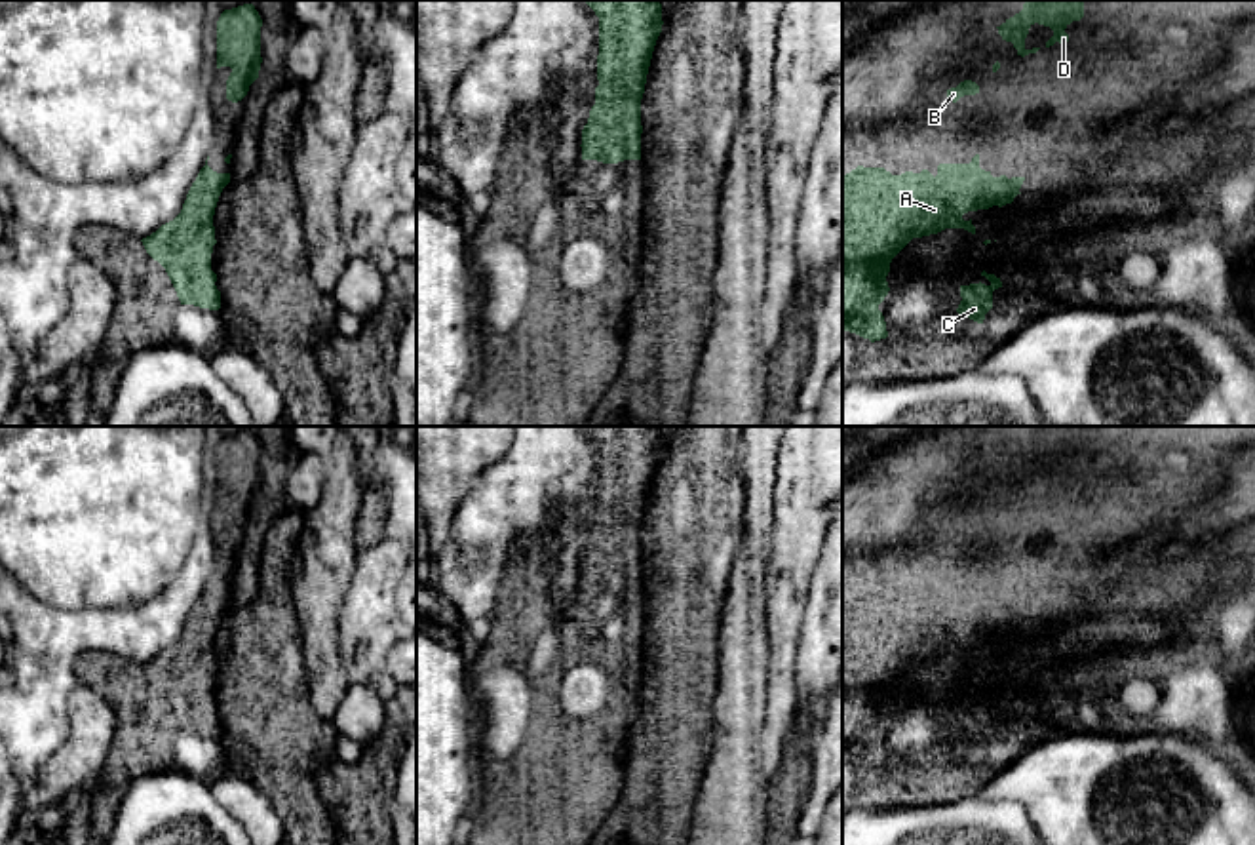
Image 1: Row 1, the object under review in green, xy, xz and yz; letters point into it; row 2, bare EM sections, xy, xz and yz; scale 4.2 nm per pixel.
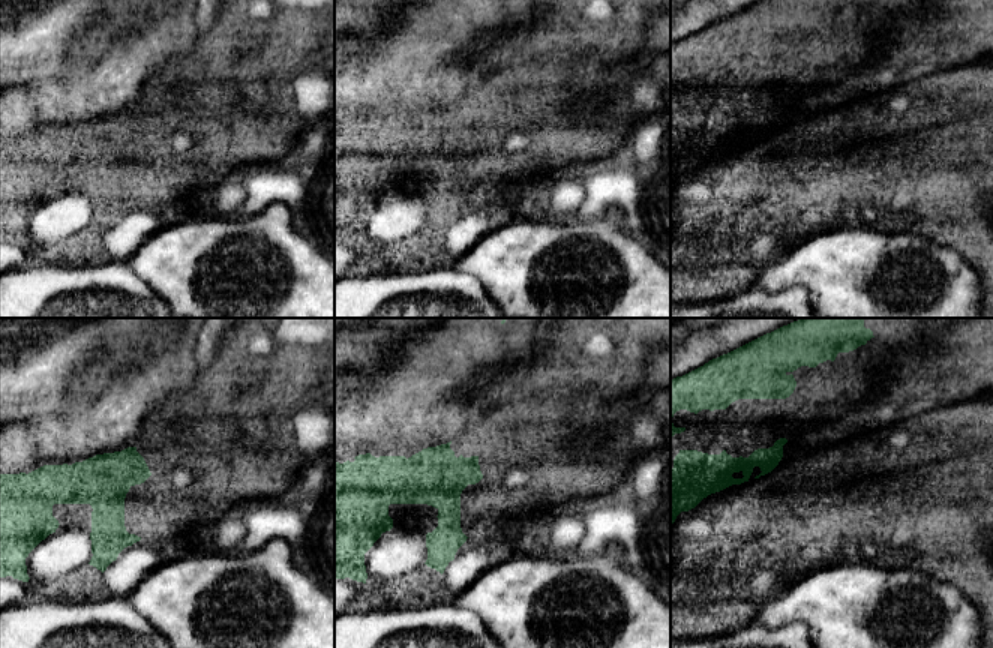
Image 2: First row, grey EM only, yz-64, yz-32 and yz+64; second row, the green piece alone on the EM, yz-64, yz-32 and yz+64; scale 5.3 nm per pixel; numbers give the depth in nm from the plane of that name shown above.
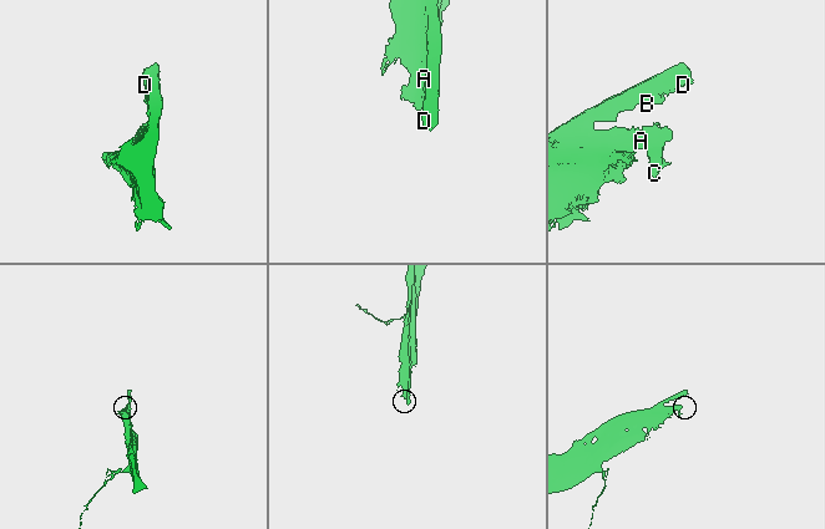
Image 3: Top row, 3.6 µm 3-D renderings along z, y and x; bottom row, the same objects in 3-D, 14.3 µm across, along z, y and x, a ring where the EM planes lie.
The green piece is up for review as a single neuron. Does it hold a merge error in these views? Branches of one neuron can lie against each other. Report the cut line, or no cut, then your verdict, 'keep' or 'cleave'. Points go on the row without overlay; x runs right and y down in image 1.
cut none; keep

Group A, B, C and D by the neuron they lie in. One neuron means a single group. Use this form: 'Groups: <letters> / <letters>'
Groups: A B C D

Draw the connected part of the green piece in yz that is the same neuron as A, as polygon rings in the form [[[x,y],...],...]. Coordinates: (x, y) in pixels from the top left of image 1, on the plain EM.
[[[979,580],[970,590],[939,590],[934,603],[928,596],[892,601],[884,594],[858,592],[842,601],[842,757],[856,759],[871,769],[886,765],[886,748],[878,731],[888,721],[886,702],[892,685],[913,666],[937,660],[945,655],[975,653],[964,647],[968,638],[1012,630],[1025,603],[993,603],[979,594]]]

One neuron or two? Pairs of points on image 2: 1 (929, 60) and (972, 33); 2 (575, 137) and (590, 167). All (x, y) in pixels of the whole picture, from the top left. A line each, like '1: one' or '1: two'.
1: one
2: two

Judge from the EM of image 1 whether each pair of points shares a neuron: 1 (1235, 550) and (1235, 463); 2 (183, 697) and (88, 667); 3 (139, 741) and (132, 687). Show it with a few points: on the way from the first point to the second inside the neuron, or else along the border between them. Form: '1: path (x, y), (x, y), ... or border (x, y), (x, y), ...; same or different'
1: border (1235, 526), (1191, 539); different
2: path (160, 697), (141, 697), (111, 676); same
3: path (139, 727), (139, 701); same

